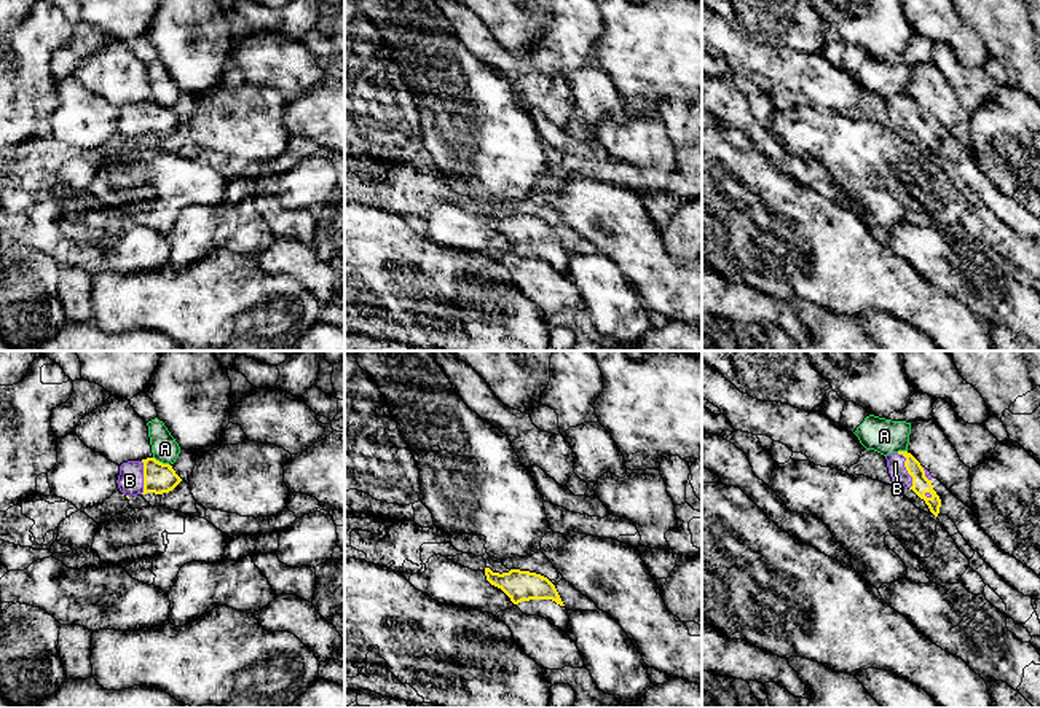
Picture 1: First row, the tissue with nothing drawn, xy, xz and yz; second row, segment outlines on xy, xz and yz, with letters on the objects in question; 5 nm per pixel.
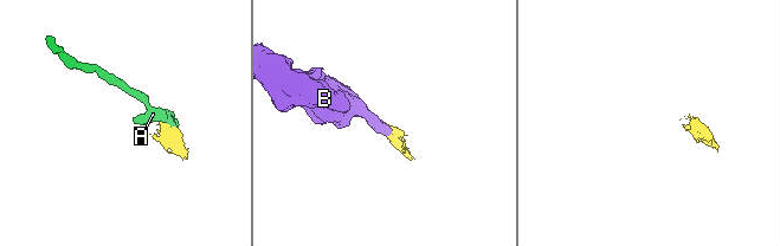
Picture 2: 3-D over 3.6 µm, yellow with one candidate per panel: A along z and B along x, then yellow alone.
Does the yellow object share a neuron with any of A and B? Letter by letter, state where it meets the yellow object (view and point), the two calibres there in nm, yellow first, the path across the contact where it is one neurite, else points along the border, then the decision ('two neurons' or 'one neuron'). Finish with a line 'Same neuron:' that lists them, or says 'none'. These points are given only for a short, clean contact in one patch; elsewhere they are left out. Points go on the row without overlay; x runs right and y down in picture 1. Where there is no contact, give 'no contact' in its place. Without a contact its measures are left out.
A: contact xy (161, 106); calibres 150 and 140 nm; border xy (153, 99), (169, 109); two neurons
B: contact yz (906, 112); calibres 90 and 90 nm; way yz (921, 128), (906, 112), (895, 106); one neuron
Same neuron: B

